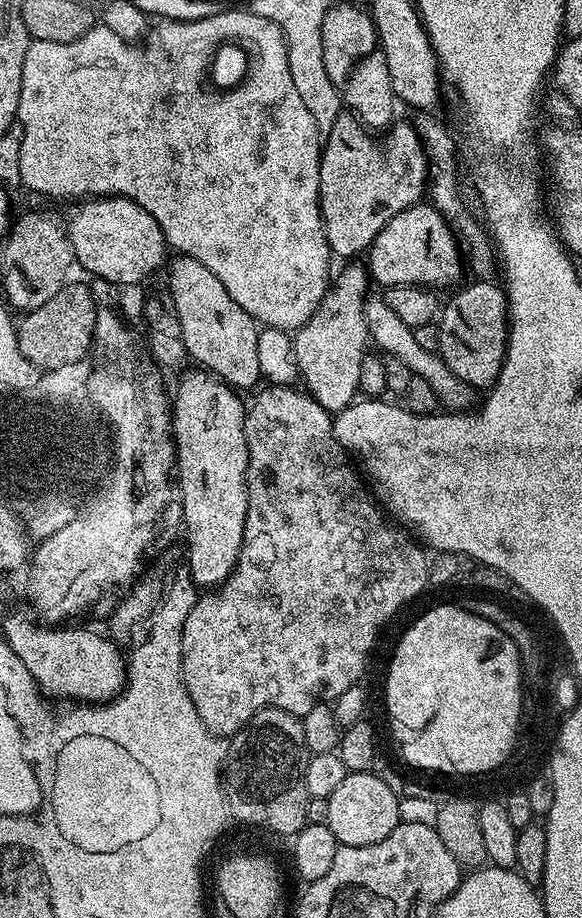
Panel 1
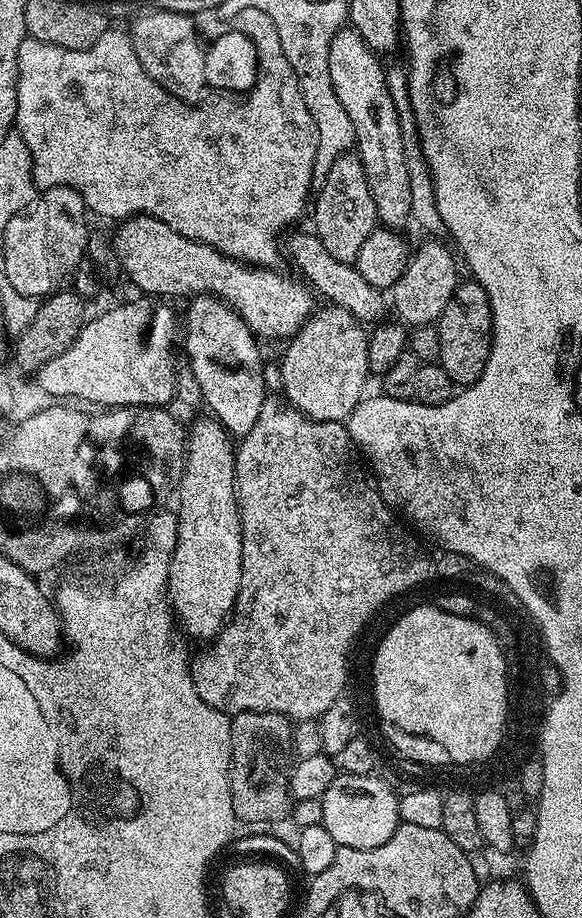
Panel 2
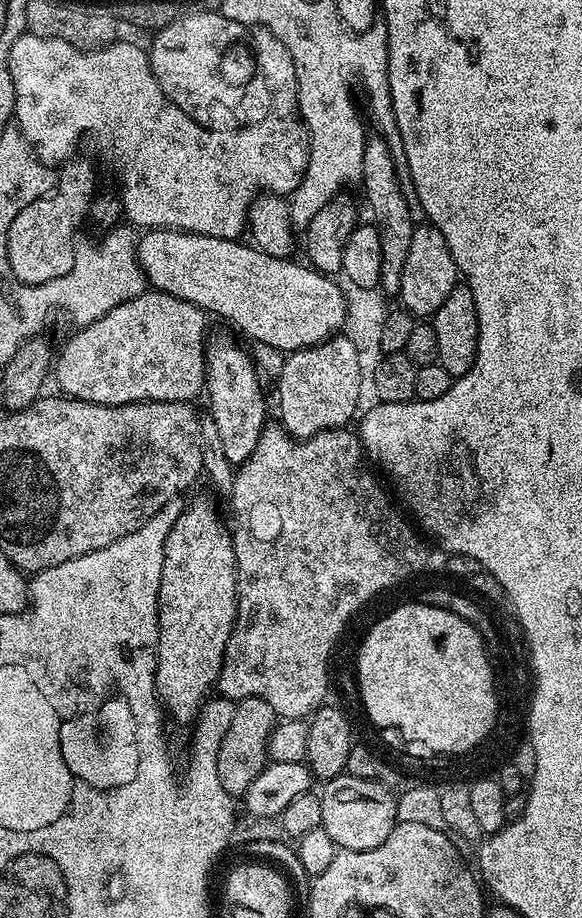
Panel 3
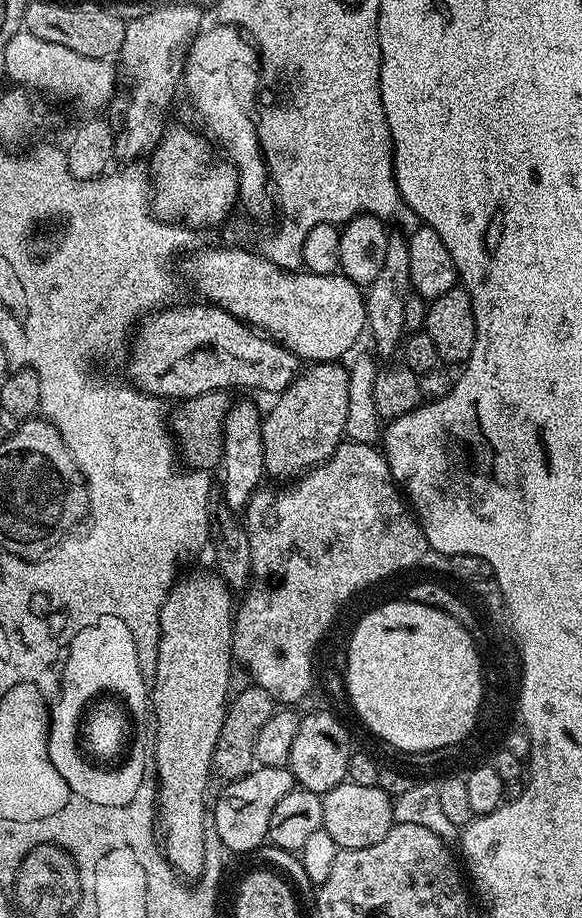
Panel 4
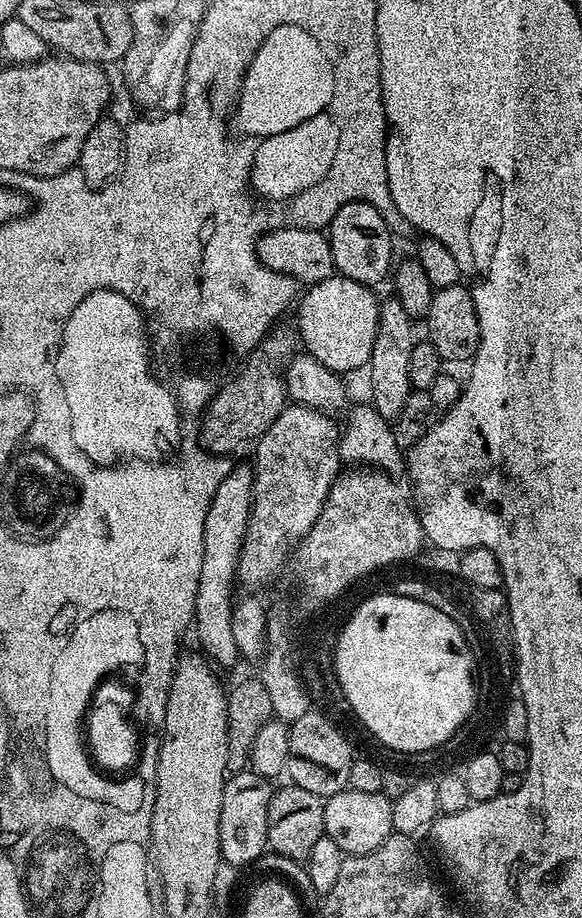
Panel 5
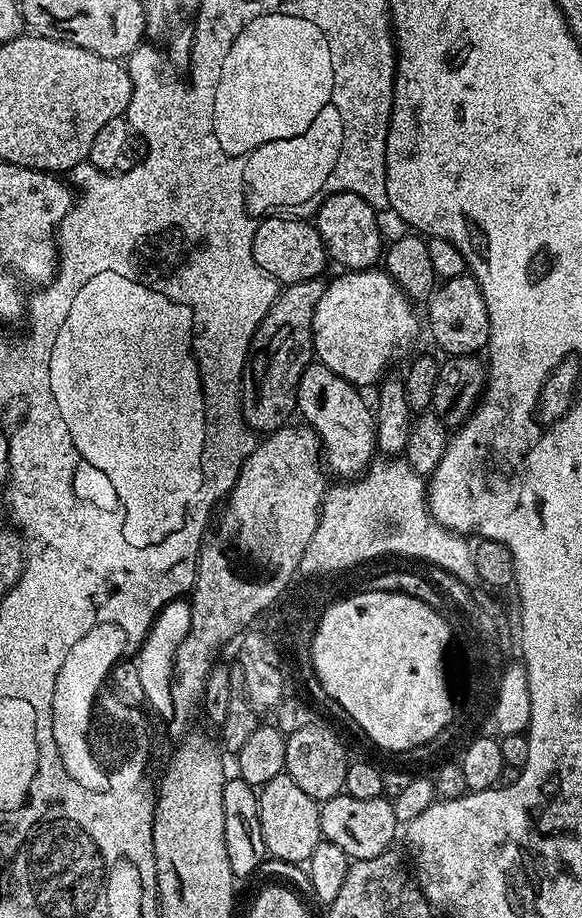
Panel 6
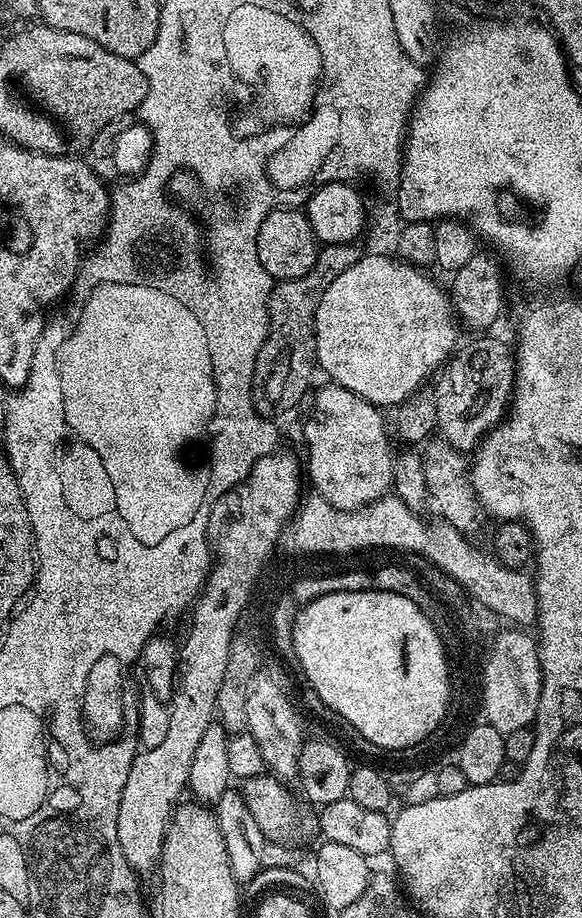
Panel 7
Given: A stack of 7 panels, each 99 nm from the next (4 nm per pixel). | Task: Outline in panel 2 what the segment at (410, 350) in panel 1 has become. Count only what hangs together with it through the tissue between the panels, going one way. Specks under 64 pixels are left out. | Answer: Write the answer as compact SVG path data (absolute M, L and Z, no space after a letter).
M314 234L308 236L294 236L290 240L283 241L283 249L286 254L292 258L300 270L299 275L310 285L311 291L317 297L325 296L328 304L336 304L339 308L350 310L350 314L354 314L356 319L361 322L376 322L381 319L380 316L386 312L386 302L380 298L382 296L381 289L370 286L370 282L366 282L366 278L362 278L362 274L358 274L355 264L347 264L346 262L338 262L326 250L326 246L322 246L322 242Z

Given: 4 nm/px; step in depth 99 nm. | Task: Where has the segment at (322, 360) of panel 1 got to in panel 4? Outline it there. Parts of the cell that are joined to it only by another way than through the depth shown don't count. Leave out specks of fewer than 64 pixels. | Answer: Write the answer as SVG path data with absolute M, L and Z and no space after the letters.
M312 362L293 380L291 386L275 397L276 405L263 417L262 450L264 451L264 471L276 482L291 482L305 472L321 464L345 439L348 394L348 369L340 362Z

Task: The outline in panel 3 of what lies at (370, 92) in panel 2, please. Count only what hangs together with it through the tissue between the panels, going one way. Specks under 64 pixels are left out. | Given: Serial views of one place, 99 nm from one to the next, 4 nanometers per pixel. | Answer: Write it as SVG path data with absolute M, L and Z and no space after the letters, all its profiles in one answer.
M379 134L369 135L367 139L364 141L364 153L362 154L362 185L364 184L364 196L368 199L368 208L372 211L372 217L370 217L371 223L374 225L376 233L378 234L378 238L380 239L380 283L378 288L381 292L385 294L396 294L399 293L400 287L402 286L402 266L406 266L406 257L410 255L410 238L414 238L414 230L417 226L417 221L415 219L412 220L412 208L413 205L410 203L409 193L406 191L404 193L404 188L402 185L402 177L398 175L396 172L396 167L394 166L394 158L392 157L392 151L390 150L390 146L388 145L387 140L384 139L383 136Z

